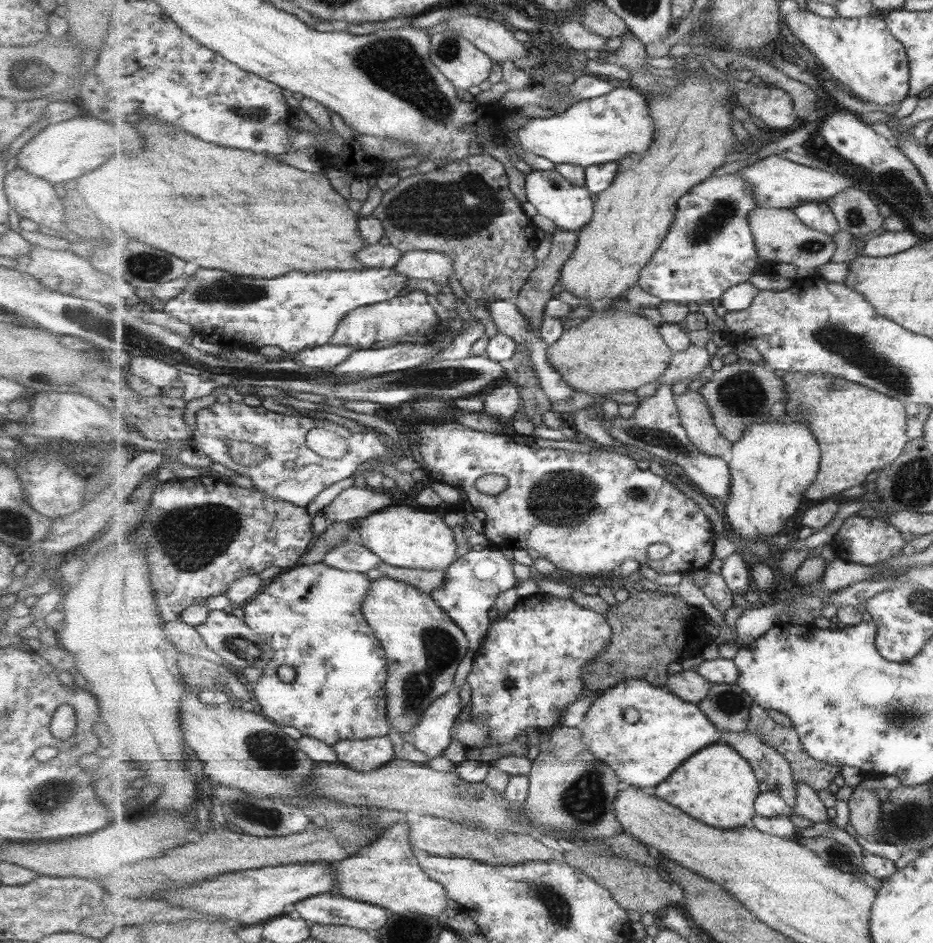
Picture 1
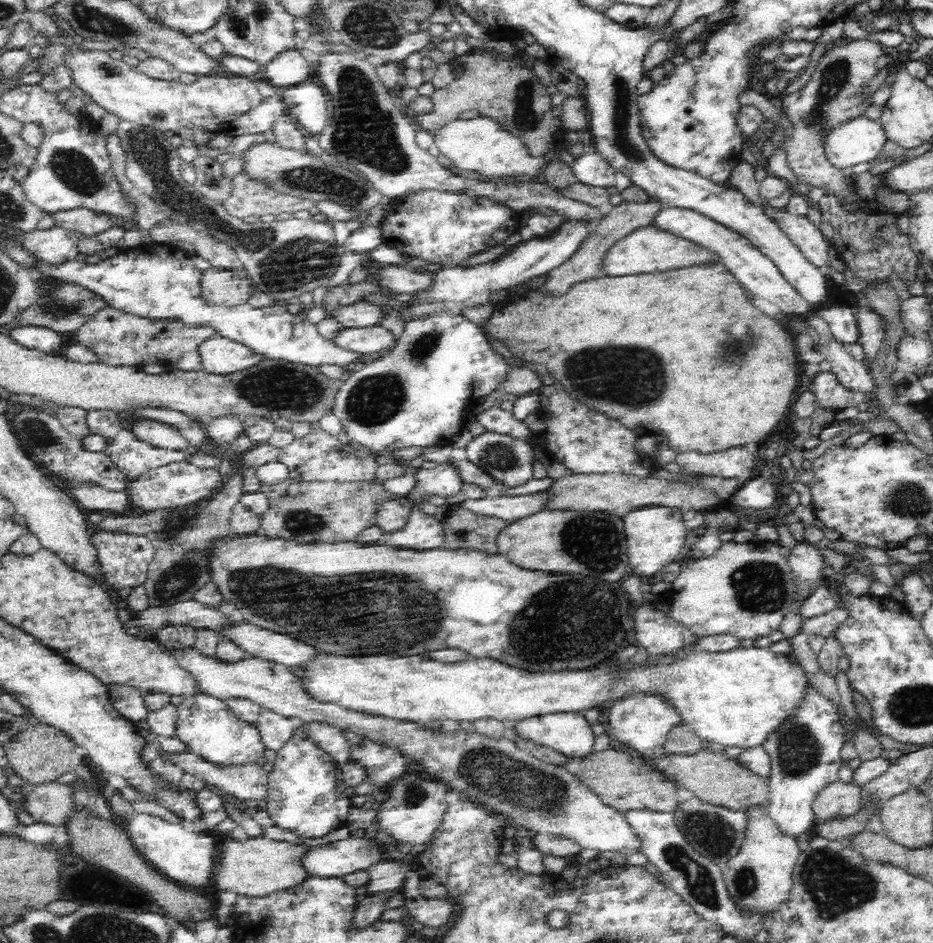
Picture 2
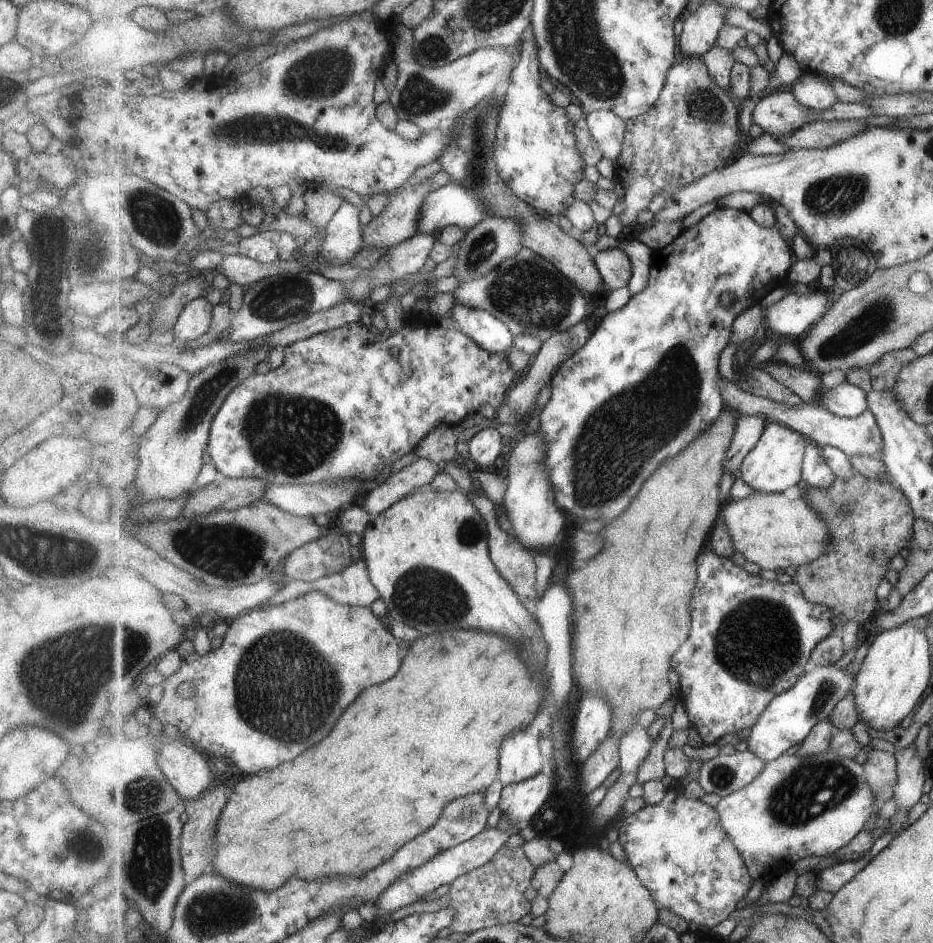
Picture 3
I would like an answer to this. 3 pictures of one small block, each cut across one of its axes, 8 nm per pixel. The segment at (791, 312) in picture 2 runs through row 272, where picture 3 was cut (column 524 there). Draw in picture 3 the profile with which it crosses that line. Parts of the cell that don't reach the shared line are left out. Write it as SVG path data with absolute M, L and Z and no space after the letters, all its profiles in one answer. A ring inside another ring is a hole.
M519 731L502 742L498 780L505 787L541 773L543 754L539 748L539 737L531 732Z

